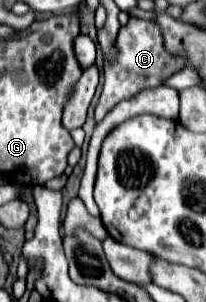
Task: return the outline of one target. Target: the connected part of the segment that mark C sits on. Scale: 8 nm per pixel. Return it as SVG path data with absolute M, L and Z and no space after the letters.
M131 17L129 23L121 27L119 37L117 37L117 49L119 49L117 59L113 63L105 61L105 83L103 83L103 93L95 109L95 121L101 121L101 117L105 117L109 109L113 109L113 105L137 95L141 89L163 85L169 73L175 73L177 69L185 65L181 57L169 55L165 51L159 27L153 21L145 21L145 19Z

